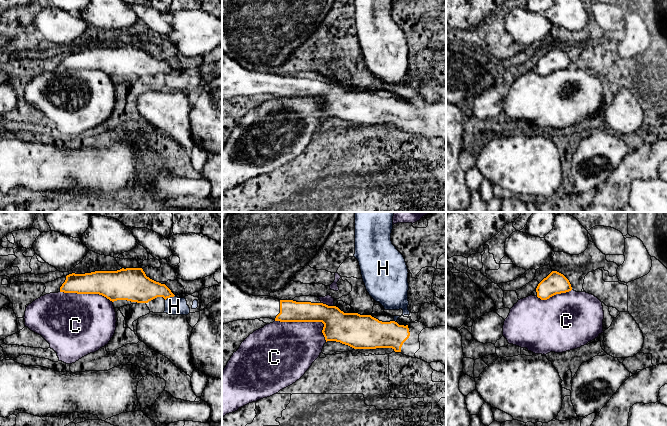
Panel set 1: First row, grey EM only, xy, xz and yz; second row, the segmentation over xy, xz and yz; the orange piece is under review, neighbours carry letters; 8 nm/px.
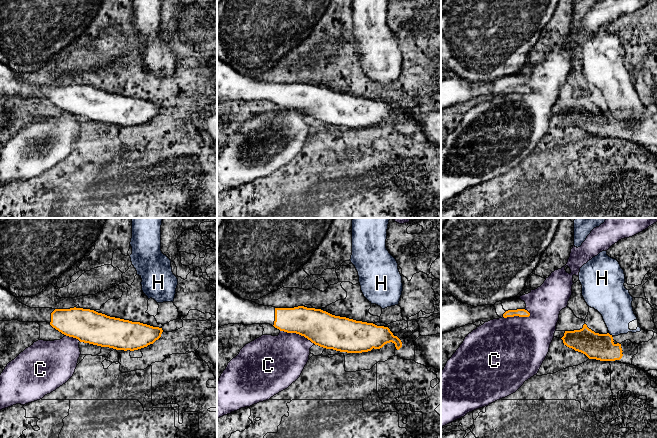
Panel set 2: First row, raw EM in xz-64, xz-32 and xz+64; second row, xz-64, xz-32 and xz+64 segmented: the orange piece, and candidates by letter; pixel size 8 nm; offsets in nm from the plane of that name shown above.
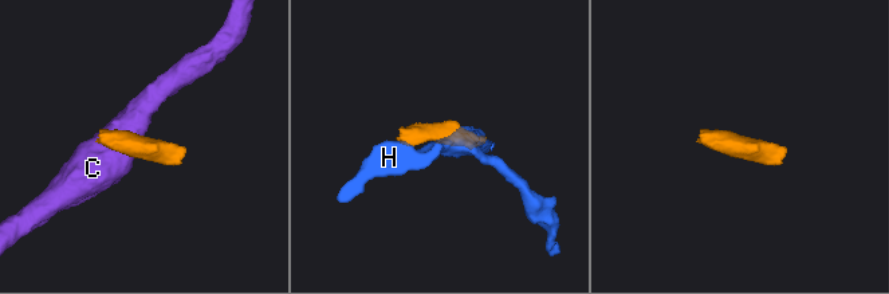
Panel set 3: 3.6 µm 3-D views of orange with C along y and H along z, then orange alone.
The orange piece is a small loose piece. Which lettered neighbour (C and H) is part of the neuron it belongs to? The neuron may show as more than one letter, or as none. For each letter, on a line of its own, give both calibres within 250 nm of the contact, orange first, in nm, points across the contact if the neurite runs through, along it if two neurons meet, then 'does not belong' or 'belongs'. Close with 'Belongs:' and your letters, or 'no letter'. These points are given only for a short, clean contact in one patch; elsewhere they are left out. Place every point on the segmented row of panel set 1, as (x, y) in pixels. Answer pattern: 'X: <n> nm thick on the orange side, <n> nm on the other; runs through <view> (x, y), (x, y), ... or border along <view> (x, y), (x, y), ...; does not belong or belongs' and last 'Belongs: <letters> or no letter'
C: 240 nm thick on the orange side, 420 nm on the other; does not belong
H: 220 nm thick on the orange side, 140 nm on the other; border along xy (174, 295), (165, 300); does not belong
Belongs: no letter

